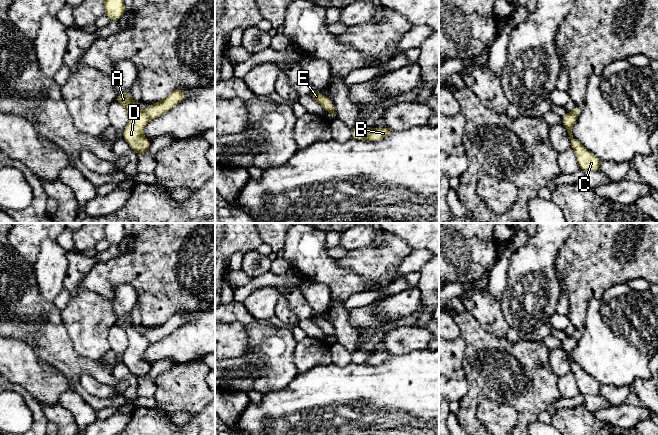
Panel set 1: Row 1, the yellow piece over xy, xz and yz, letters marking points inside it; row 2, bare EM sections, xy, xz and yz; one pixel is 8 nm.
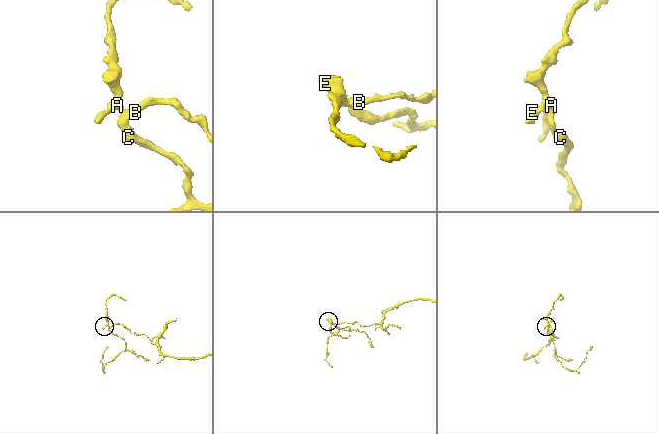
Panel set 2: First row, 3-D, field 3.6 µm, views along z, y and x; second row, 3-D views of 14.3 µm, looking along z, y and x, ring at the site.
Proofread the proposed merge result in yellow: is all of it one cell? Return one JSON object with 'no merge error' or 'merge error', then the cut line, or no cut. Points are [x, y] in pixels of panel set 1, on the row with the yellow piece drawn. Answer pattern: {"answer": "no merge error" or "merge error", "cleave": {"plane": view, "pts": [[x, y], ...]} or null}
{"answer": "merge error", "cleave": {"plane": "xz", "pts": [[373, 130], [364, 139]]}}

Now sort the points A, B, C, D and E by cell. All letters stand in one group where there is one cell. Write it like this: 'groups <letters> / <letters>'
groups A C D E / B

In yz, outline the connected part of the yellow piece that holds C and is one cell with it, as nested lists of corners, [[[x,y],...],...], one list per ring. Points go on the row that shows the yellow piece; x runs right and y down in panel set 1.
[[[572,112],[566,113],[562,117],[562,124],[566,128],[571,138],[571,148],[575,152],[575,156],[577,158],[580,170],[582,170],[583,172],[598,171],[602,161],[593,153],[588,152],[586,148],[581,144],[581,142],[573,138],[572,128],[576,121],[577,116]]]

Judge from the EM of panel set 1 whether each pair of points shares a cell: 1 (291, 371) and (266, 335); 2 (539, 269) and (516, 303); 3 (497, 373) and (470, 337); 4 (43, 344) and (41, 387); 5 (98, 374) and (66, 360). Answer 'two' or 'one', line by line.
1: one
2: one
3: one
4: two
5: one

